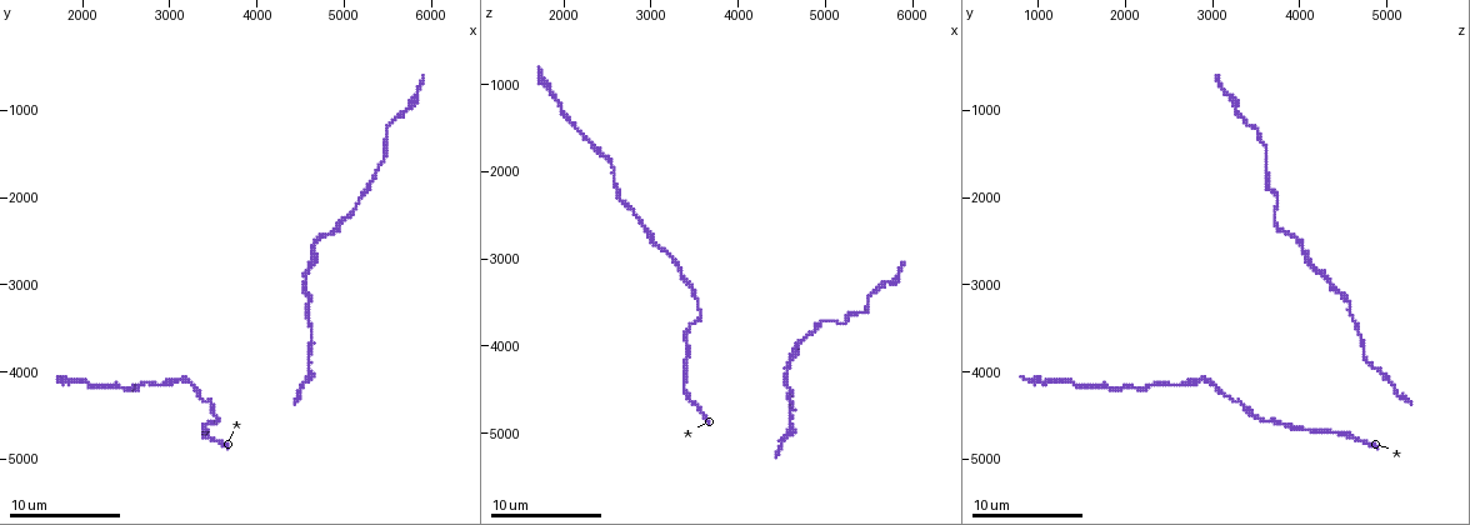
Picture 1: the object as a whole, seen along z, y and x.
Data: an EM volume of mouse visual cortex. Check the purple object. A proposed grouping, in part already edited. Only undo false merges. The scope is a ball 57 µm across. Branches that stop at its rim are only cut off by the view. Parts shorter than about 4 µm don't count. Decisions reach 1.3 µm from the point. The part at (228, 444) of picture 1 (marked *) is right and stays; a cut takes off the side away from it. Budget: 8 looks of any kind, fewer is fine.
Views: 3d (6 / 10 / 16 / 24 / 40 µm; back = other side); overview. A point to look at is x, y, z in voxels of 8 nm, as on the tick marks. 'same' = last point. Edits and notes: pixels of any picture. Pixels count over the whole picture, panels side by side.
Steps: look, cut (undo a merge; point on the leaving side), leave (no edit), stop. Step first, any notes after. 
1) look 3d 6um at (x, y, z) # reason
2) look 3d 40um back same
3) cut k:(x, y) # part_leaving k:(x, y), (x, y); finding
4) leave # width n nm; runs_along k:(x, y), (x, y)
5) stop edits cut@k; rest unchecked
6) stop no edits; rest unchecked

look 3d 10um at (2500, 4200, 1850) # calibre changes

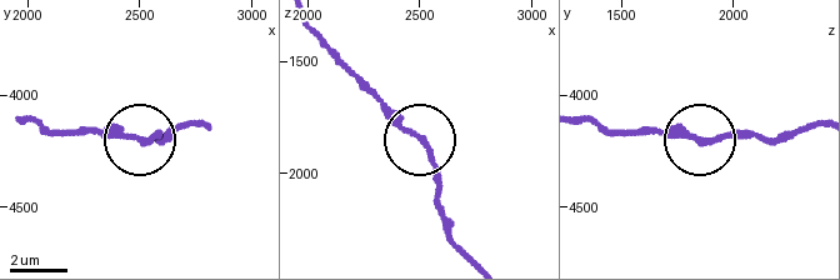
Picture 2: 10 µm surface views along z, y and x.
leave # runs_along 2:(815, 121), (780, 136), (631, 136); continuous, no second neuron

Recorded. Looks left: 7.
look 3d 10um at (3400, 4700, 4000) # thin neck

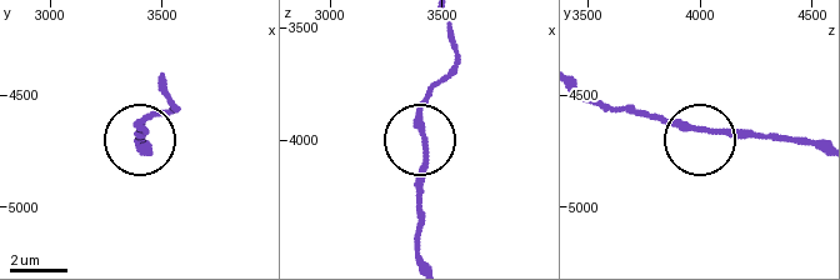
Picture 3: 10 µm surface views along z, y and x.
leave # runs_along 3:(814, 144), (685, 131), (638, 118); continuous, no second neuron

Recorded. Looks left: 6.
look 3d 16um at (3150, 4100, 2900) # sudden change in width

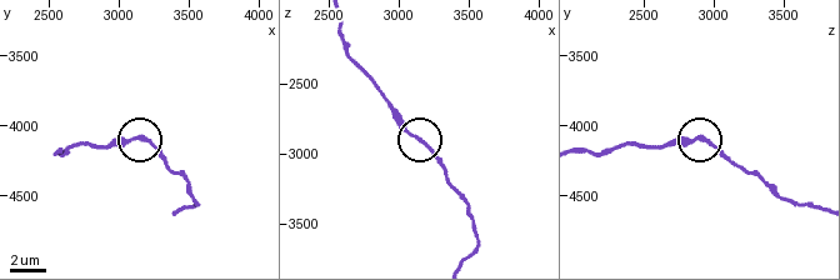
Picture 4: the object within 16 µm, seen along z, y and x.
leave # runs_along 4:(178, 213), (199, 205), (185, 178), (145, 141), (110, 143); continuous, no second neuron

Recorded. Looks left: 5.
look 3d 16um at (5000, 2250, 3700) # thick turns thin

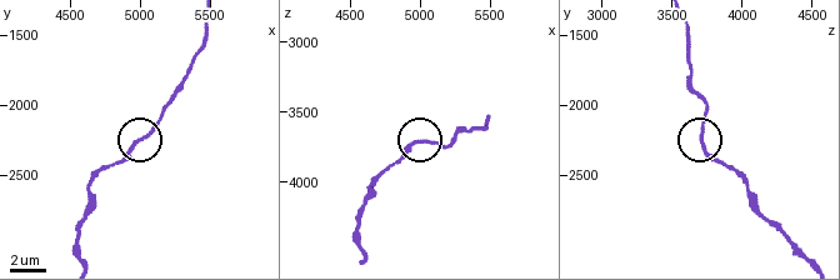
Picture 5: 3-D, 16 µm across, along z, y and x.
leave # runs_along 5:(809, 258), (764, 213), (741, 178), (703, 146), (705, 103); continuous, no second neuron

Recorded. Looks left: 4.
stop no edits; rest unchecked

